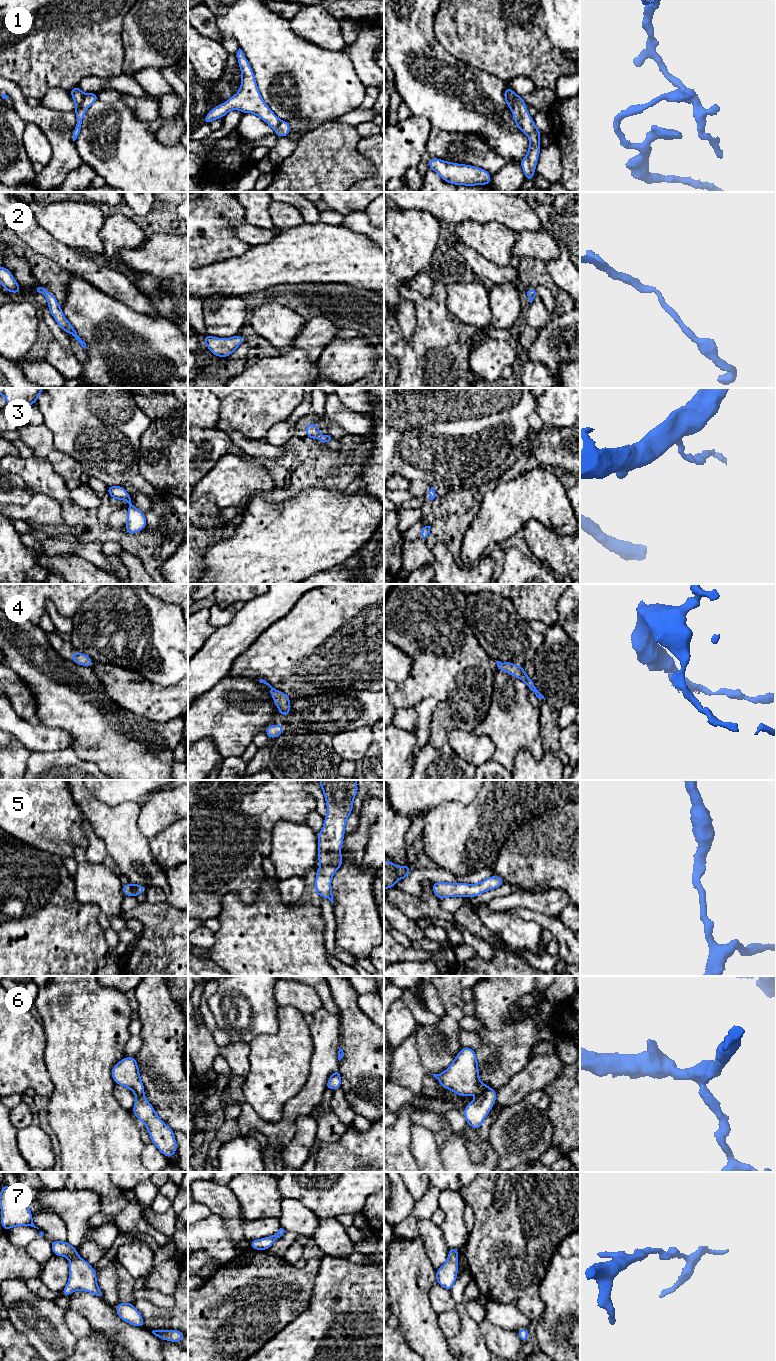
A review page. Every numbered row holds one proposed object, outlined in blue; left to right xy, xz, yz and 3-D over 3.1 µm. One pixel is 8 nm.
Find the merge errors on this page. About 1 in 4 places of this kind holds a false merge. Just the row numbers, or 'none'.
1

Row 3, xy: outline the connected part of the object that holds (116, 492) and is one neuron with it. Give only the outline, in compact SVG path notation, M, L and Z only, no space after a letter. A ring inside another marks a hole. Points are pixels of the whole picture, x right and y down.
M107 486L107 493L113 499L124 499L129 504L128 517L125 524L128 535L133 535L147 526L145 514L131 503L133 494L128 495L124 486Z

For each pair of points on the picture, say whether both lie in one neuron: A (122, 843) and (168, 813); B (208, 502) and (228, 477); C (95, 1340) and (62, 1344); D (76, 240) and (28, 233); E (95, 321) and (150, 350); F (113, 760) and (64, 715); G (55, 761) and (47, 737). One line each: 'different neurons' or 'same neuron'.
A: different neurons
B: different neurons
C: different neurons
D: different neurons
E: same neuron
F: same neuron
G: different neurons

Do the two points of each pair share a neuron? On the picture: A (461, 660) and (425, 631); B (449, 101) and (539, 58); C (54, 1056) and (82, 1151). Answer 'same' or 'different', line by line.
A: same
B: different
C: same

